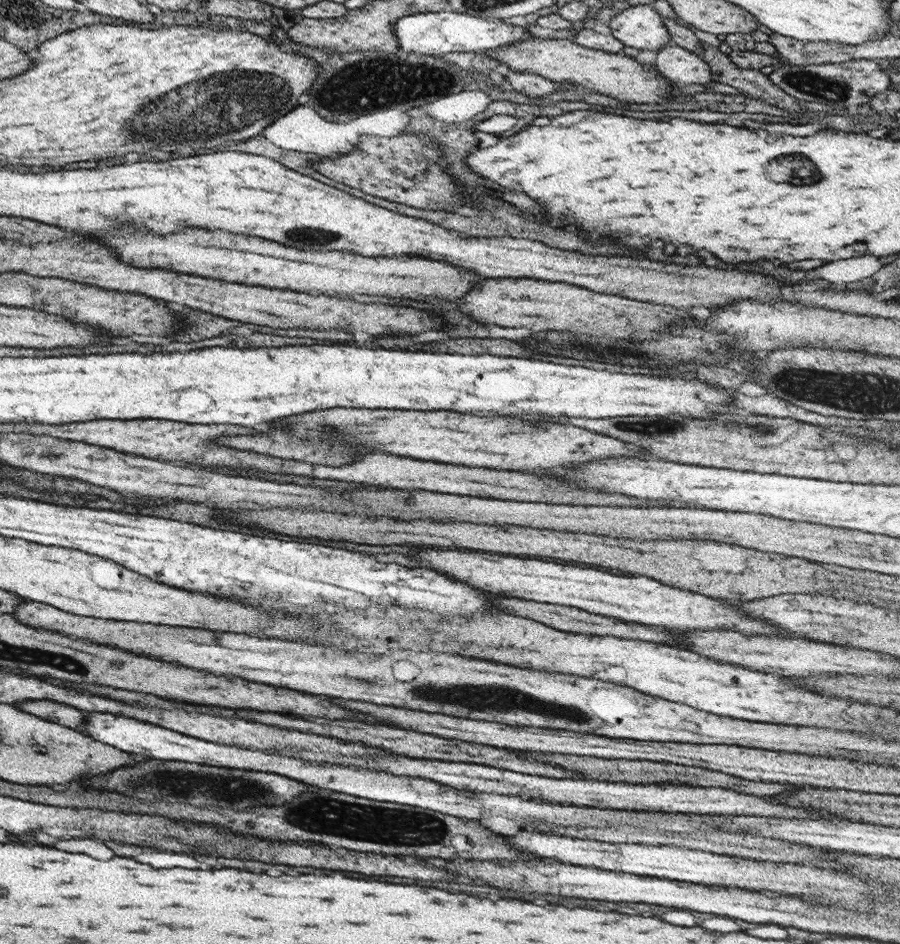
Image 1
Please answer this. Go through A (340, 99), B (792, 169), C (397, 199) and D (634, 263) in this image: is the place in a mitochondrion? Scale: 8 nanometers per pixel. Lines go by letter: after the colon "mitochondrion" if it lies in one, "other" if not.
A: mitochondrion
B: mitochondrion
C: other
D: other

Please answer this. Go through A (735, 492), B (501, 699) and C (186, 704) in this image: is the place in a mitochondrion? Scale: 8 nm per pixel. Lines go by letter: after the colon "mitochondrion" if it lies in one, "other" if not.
A: other
B: mitochondrion
C: other

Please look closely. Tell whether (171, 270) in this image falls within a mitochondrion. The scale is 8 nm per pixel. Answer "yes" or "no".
no

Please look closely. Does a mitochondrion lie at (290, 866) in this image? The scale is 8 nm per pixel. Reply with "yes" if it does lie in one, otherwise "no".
no

